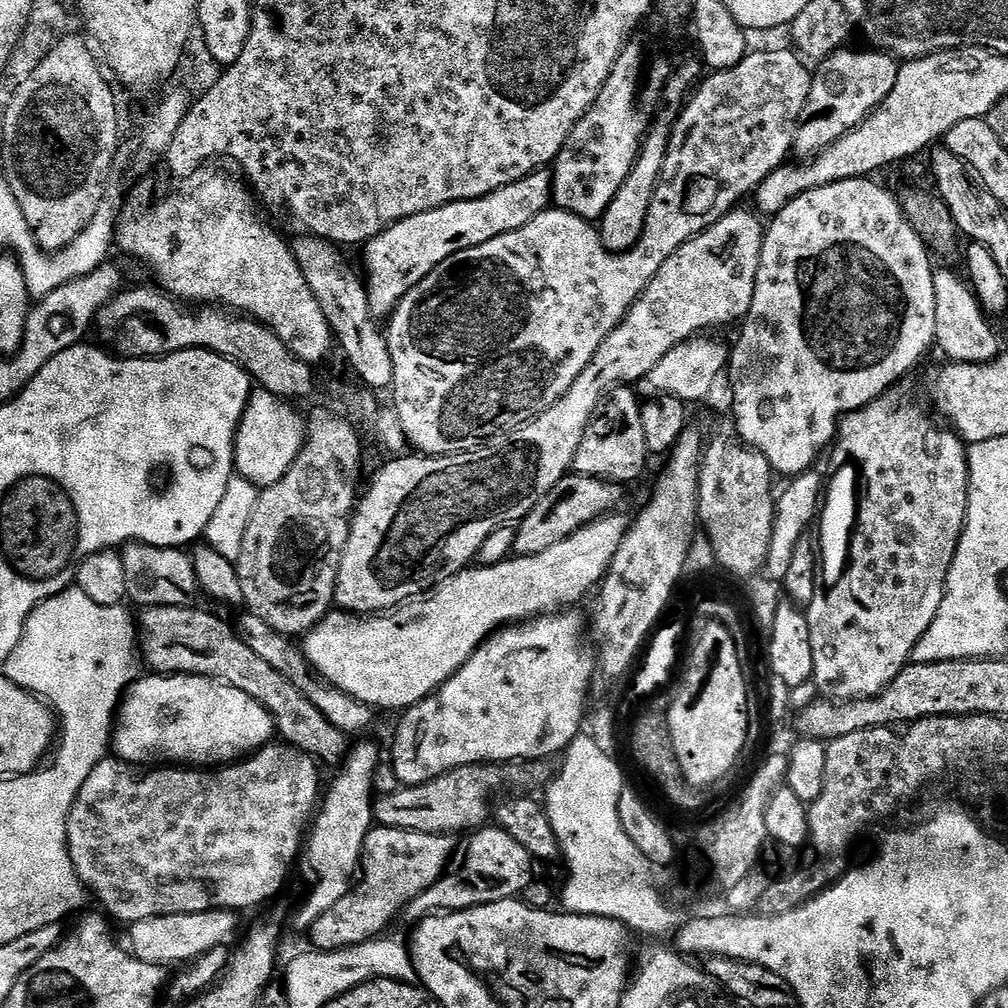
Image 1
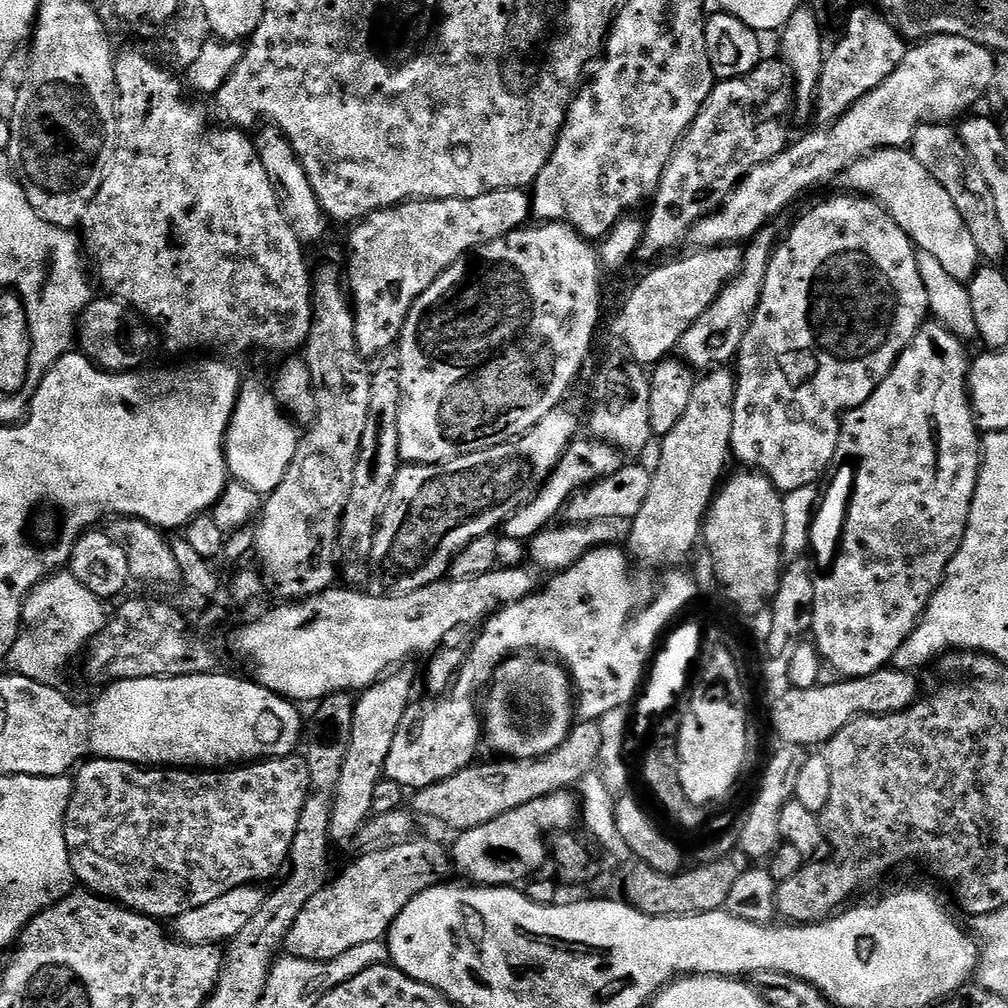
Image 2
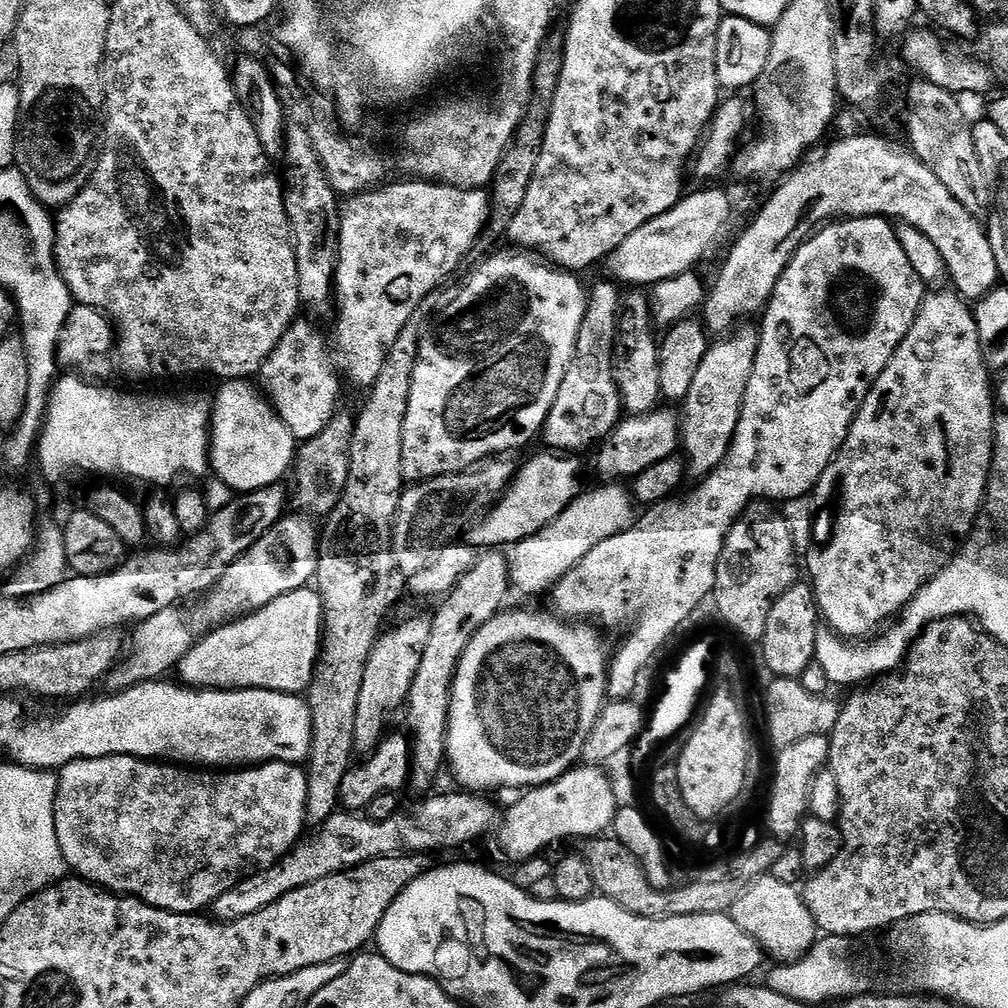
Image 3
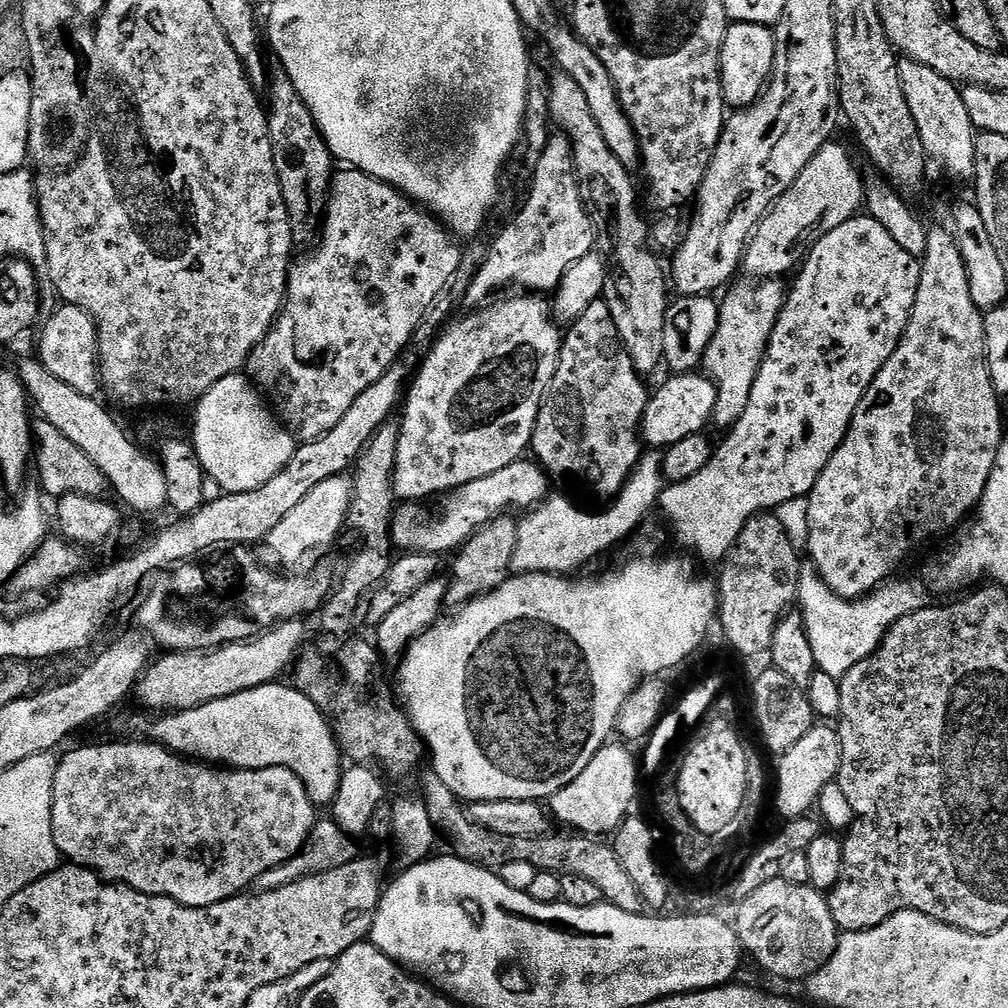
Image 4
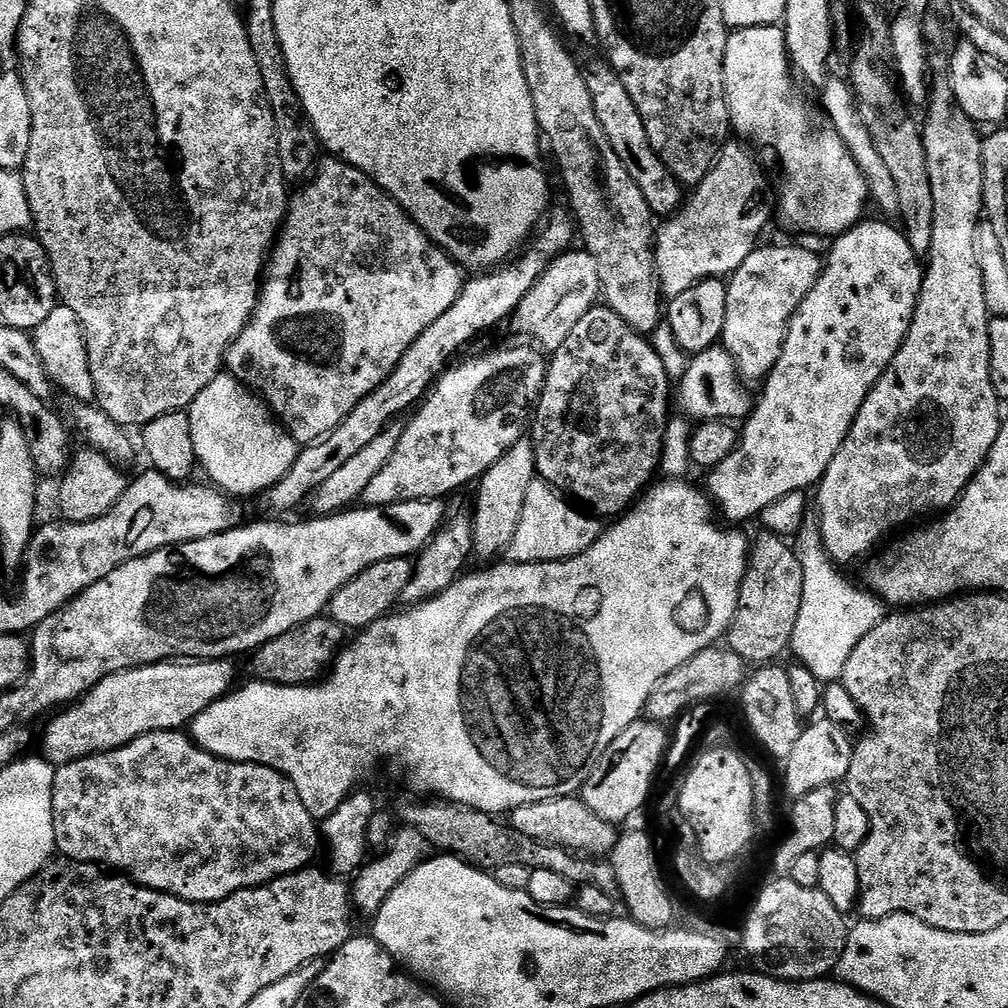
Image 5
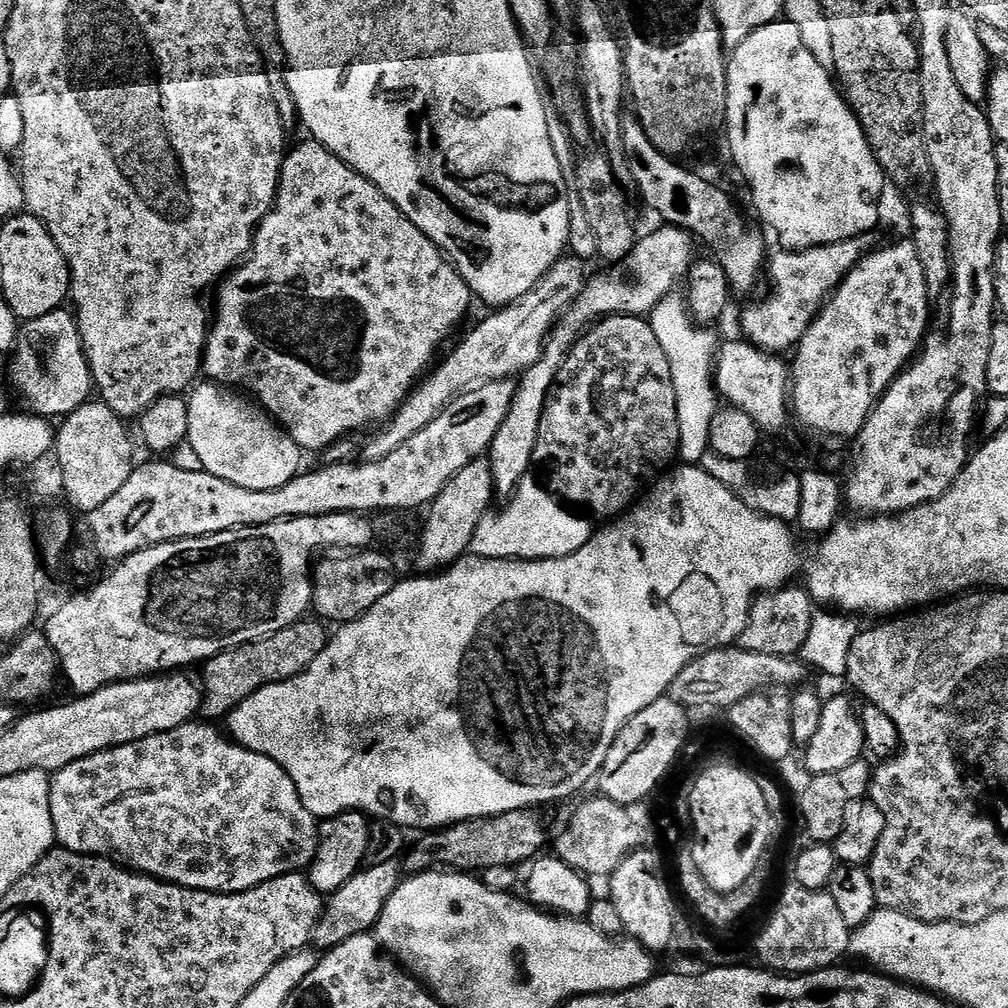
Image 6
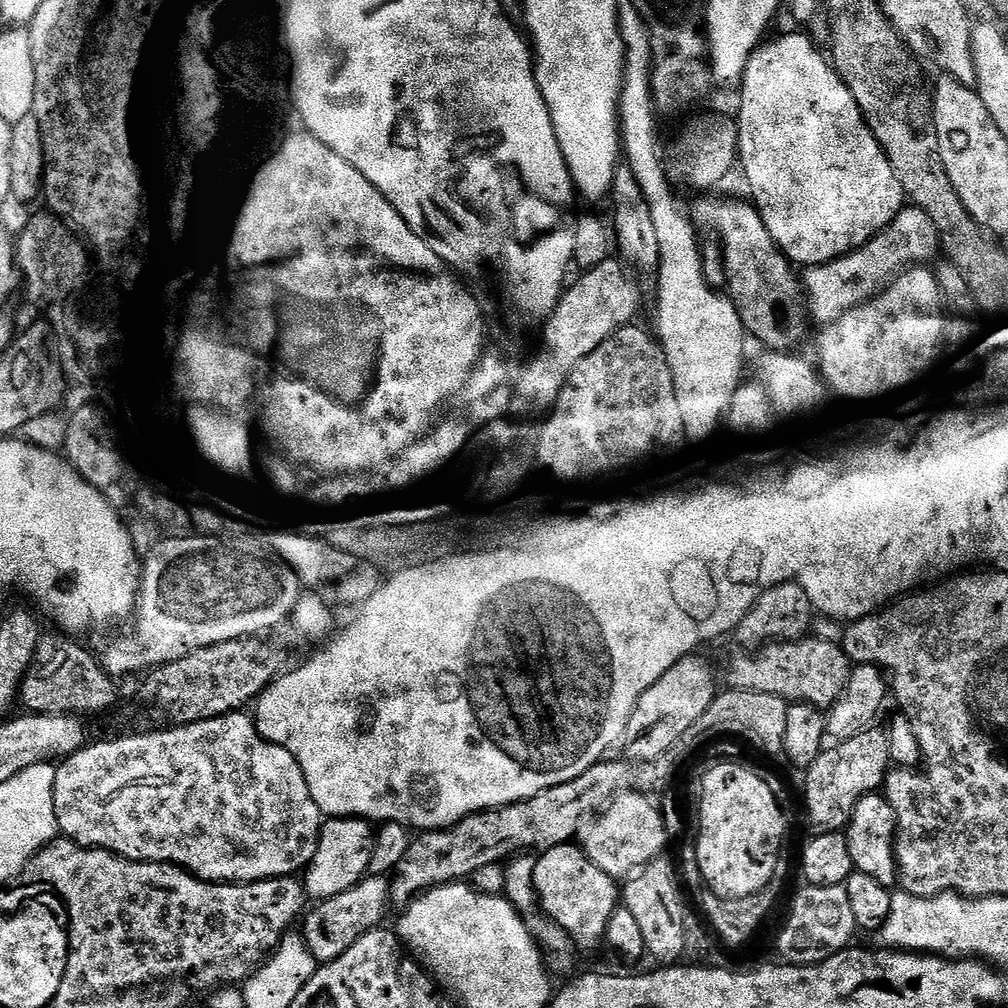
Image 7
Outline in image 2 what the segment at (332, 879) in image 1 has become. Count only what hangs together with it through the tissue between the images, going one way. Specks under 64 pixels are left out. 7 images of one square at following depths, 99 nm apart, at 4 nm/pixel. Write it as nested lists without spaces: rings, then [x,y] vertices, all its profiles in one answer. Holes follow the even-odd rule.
[[[396,670],[376,681],[359,693],[352,710],[350,750],[346,750],[346,762],[342,762],[342,774],[338,777],[338,790],[334,794],[334,806],[330,814],[330,834],[333,845],[348,844],[357,839],[361,828],[373,815],[371,802],[374,788],[384,776],[386,757],[394,742],[398,724],[414,700],[412,676]]]

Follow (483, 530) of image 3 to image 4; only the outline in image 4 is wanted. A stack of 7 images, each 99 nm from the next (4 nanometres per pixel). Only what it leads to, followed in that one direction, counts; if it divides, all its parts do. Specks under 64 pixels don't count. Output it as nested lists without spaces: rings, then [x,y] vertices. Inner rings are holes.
[[[521,458],[502,470],[494,470],[494,474],[486,474],[486,478],[478,478],[457,488],[439,501],[441,504],[437,512],[424,508],[428,506],[420,502],[401,503],[392,513],[392,543],[397,549],[425,552],[431,556],[440,556],[444,552],[455,553],[479,528],[486,527],[498,516],[511,513],[511,508],[535,508],[549,495],[548,484],[550,477],[539,464]]]

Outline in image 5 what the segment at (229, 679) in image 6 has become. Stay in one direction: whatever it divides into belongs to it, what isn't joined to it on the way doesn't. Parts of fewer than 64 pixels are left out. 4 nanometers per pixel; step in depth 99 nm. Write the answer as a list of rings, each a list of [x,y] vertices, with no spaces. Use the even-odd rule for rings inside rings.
[[[317,618],[286,630],[278,638],[266,642],[251,653],[252,668],[256,671],[255,679],[270,684],[299,686],[319,681],[326,669],[335,661],[338,653],[346,644],[346,630],[331,618]]]

